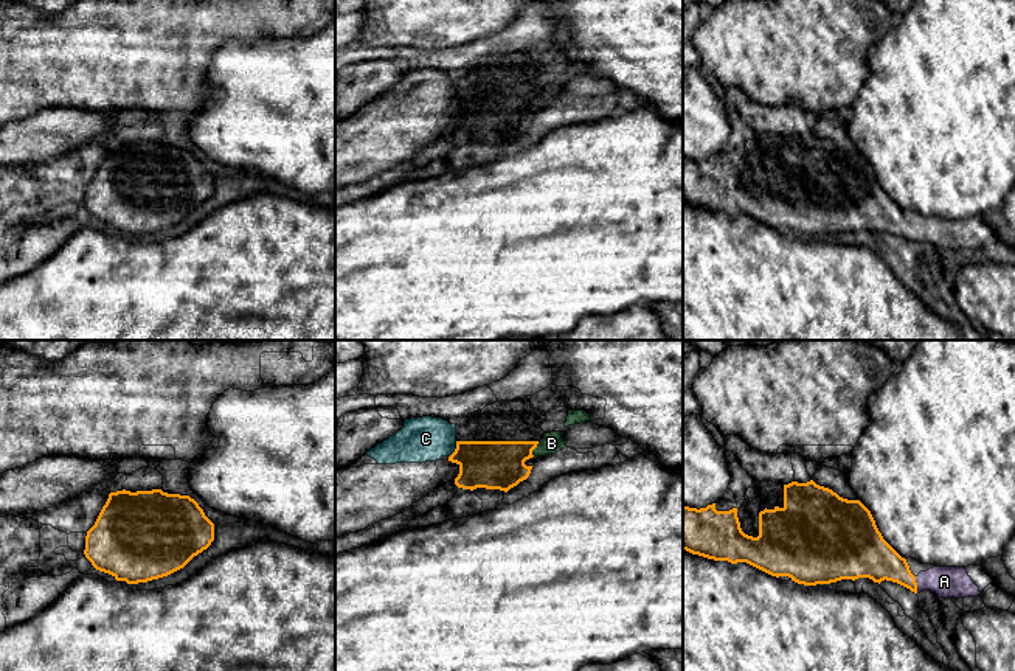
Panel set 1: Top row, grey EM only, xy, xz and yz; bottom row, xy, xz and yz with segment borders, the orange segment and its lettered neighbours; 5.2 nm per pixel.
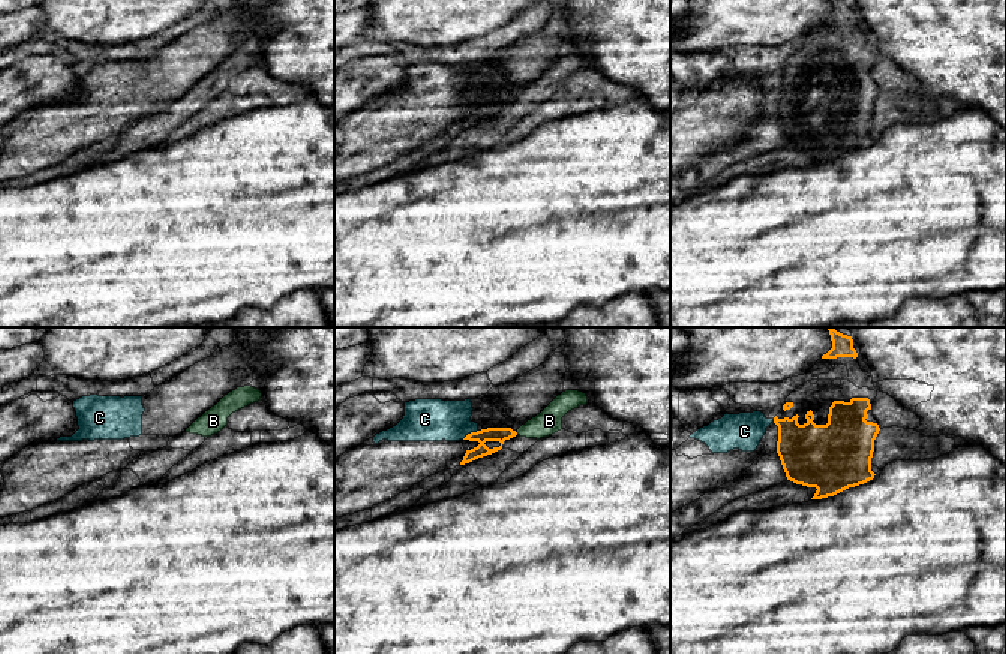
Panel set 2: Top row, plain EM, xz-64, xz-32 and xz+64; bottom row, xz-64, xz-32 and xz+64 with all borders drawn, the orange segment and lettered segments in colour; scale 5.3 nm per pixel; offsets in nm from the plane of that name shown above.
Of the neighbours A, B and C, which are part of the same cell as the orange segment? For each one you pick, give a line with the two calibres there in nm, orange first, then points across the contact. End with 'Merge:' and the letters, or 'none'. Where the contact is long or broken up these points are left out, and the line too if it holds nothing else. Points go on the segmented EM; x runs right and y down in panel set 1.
A: Thickness 200 nm (orange) against 160 nm. Path across: yz (876, 559), (894, 567), (916, 584), (944, 581)
Merge: A

